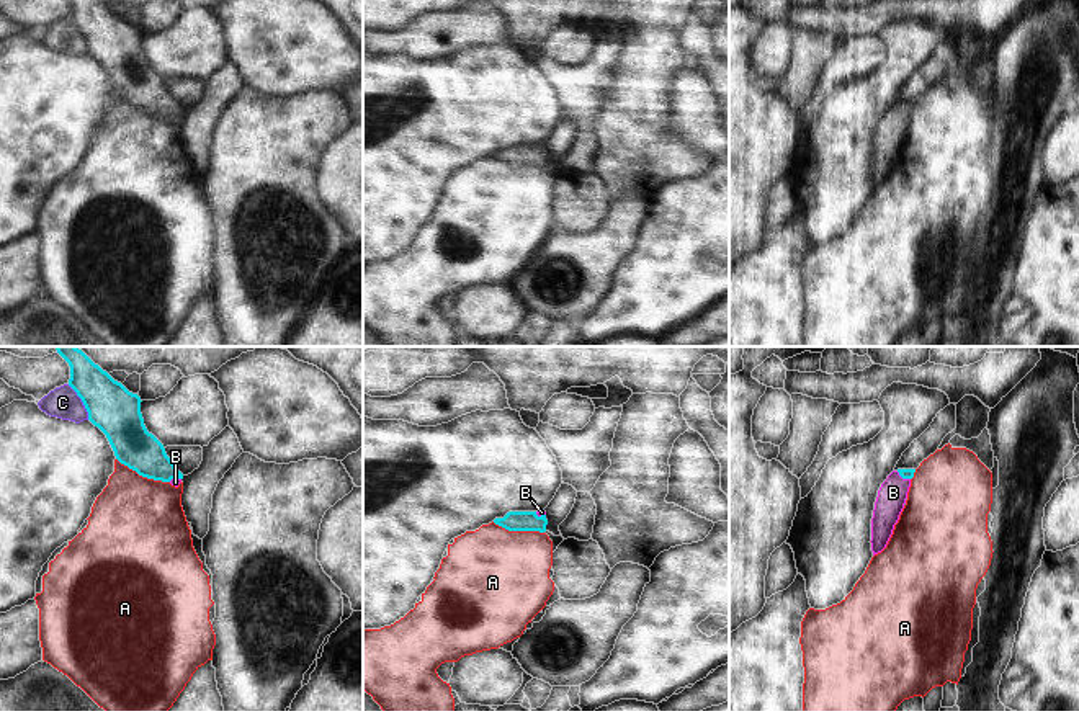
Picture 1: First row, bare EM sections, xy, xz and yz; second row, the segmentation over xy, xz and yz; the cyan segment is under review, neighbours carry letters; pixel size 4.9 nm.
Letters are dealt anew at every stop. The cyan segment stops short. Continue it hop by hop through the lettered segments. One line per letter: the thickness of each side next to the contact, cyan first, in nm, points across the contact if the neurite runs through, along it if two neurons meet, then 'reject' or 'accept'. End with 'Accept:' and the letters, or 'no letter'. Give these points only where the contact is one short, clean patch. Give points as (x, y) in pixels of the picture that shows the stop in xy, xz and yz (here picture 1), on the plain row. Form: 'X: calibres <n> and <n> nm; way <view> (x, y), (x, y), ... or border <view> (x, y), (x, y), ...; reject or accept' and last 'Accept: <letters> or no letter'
A: calibres 200 and 480 nm; reject
B: calibres 50 and 140 nm; way yz (904, 107), (903, 111), (893, 126); accept
C: calibres 240 and 160 nm; border xy (67, 18), (80, 33), (89, 53); reject
Accept: B

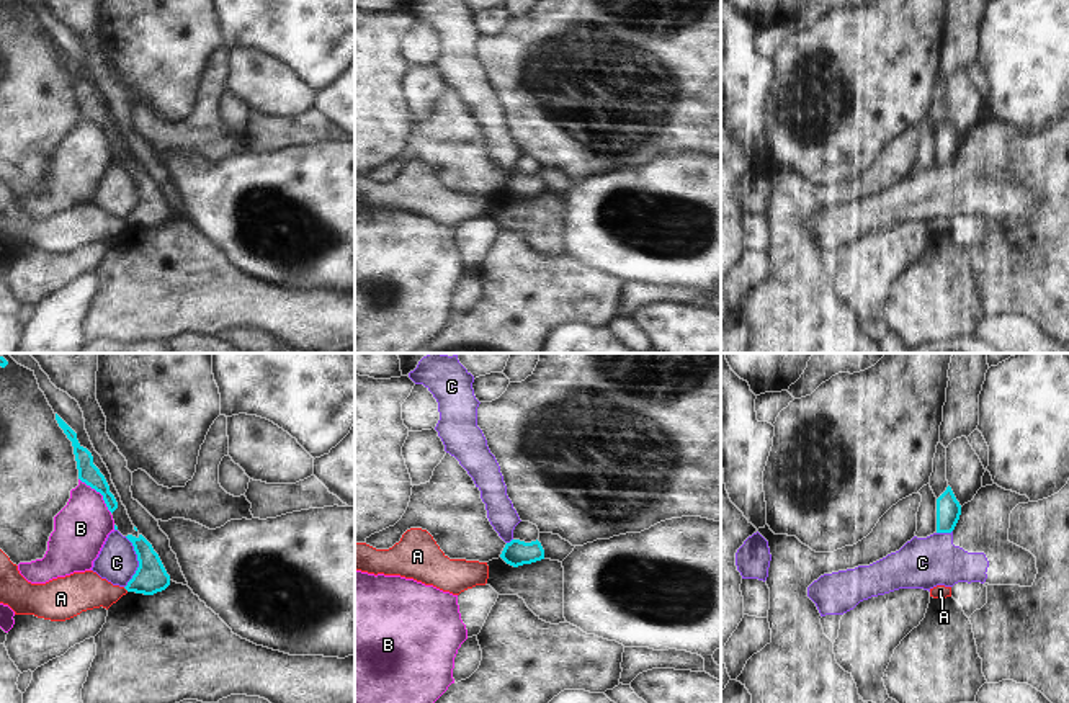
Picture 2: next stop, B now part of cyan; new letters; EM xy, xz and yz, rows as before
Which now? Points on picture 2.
A: calibres 160 and 190 nm; border xy (123, 221), (128, 224); reject
B: calibres 100 and 280 nm; border xy (79, 111), (102, 129), (111, 146); reject
C: calibres 160 and 200 nm; border xy (126, 170), (136, 188), (138, 203), (125, 221); reject
Accept: no letter

